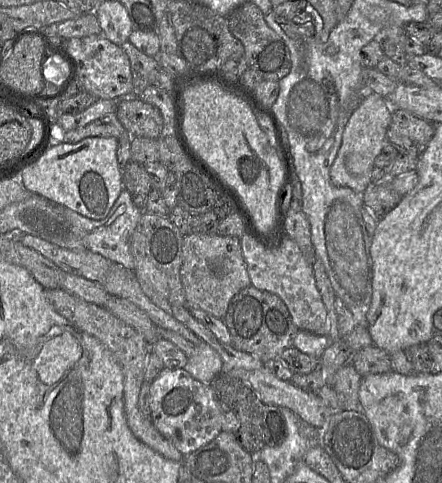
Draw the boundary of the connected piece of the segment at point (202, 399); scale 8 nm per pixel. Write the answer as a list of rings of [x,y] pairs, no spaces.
[[[163,368],[151,383],[148,402],[154,427],[184,456],[205,446],[222,431],[223,414],[216,393],[183,368]]]

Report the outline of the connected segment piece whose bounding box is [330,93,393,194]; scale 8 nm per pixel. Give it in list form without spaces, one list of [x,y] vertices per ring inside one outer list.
[[[367,94],[350,116],[343,131],[341,146],[330,169],[330,179],[335,186],[348,187],[362,194],[371,183],[374,160],[386,144],[387,129],[391,123],[392,107],[378,94]]]

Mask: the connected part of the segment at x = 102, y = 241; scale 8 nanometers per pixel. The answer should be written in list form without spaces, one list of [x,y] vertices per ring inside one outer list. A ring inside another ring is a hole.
[[[123,189],[108,216],[102,220],[93,220],[78,214],[68,208],[63,208],[63,214],[72,232],[84,243],[86,249],[98,253],[113,263],[121,264],[129,270],[134,269],[134,259],[131,254],[131,239],[143,211],[132,201],[127,189]]]

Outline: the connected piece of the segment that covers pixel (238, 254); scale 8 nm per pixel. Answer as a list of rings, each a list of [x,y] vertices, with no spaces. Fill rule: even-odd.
[[[190,233],[185,236],[180,278],[185,290],[185,307],[195,306],[223,319],[233,297],[251,285],[240,238],[204,233]]]

